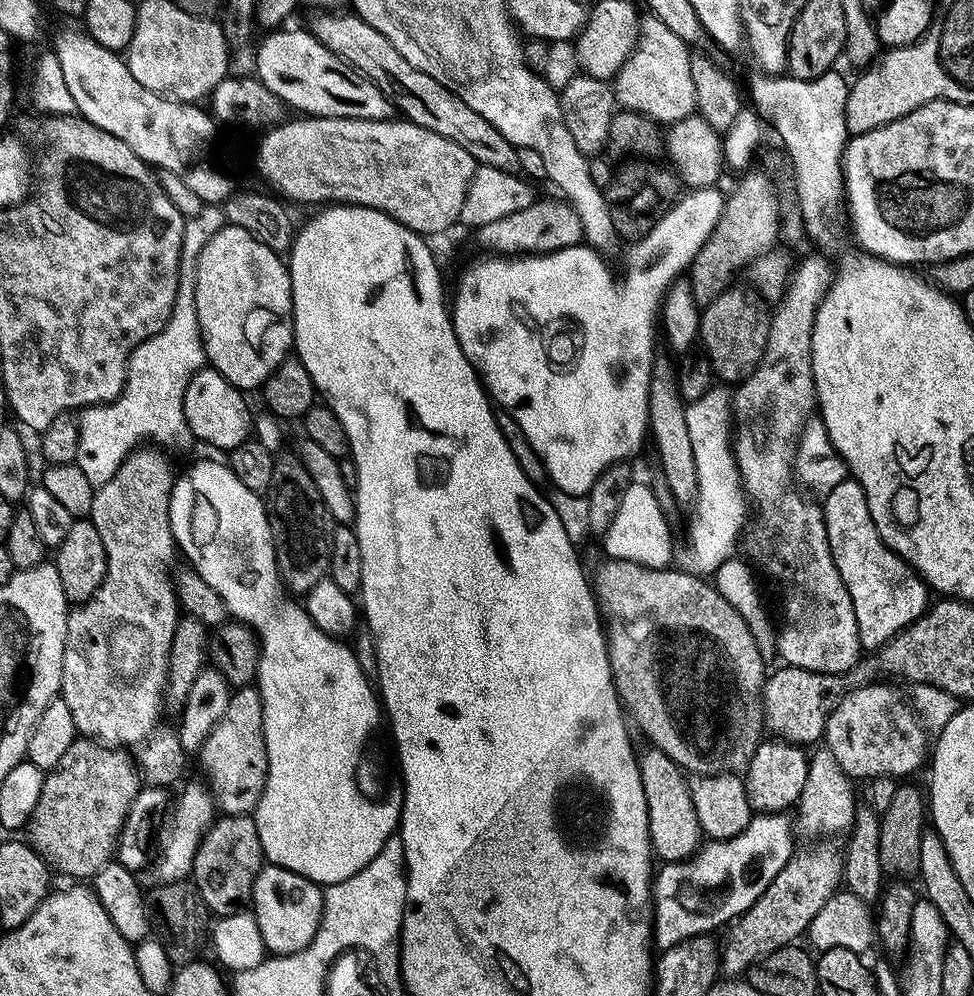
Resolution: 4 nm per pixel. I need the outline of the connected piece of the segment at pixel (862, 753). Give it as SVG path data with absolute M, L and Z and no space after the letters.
M880 683L861 684L841 700L839 697L824 724L823 743L845 775L856 782L875 776L911 777L911 772L918 771L923 764L925 767L930 750L926 729L909 701Z

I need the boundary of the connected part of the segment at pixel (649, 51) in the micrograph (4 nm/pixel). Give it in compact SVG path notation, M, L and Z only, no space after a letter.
M641 15L636 48L614 78L615 103L621 109L648 116L661 126L671 126L693 115L696 100L694 74L690 74L692 55L689 44L682 42L659 18Z

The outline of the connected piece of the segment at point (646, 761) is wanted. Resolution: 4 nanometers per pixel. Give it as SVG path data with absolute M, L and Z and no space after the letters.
M651 746L645 747L645 749L645 752L639 753L638 759L640 761L640 781L642 790L646 794L646 806L648 807L648 836L652 839L652 851L664 862L687 860L702 844L700 823L694 814L694 802L690 798L688 790L689 781L680 767L662 750Z

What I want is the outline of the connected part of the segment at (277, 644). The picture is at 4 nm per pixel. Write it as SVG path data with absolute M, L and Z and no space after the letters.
M200 460L197 464L192 464L184 473L175 477L168 503L168 517L170 518L170 530L172 537L176 539L176 546L181 557L185 556L187 563L195 570L199 576L214 590L218 592L218 598L222 598L224 605L228 607L229 617L241 620L244 624L249 624L256 633L255 639L260 646L260 661L254 681L255 687L260 689L262 698L262 720L264 722L264 737L266 738L266 754L268 755L268 777L266 786L262 790L262 798L258 802L254 813L254 819L258 826L258 838L262 842L265 861L269 864L276 864L278 867L284 867L286 870L293 871L294 874L302 875L310 879L315 884L327 886L346 882L358 870L362 870L378 853L382 846L391 836L397 835L400 826L400 809L401 805L392 800L385 798L372 799L359 789L358 782L355 778L356 767L359 765L361 757L365 755L364 747L368 744L368 739L372 736L372 731L376 728L376 723L382 720L382 704L374 691L374 684L368 681L368 676L364 673L364 668L360 665L360 660L347 648L343 639L326 634L314 626L314 622L308 617L307 610L299 603L291 604L287 600L285 589L280 582L280 575L276 569L276 547L270 534L270 522L268 521L268 512L264 508L264 501L261 493L250 490L247 486L242 486L238 478L228 468L227 463L216 460Z

